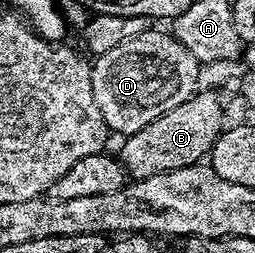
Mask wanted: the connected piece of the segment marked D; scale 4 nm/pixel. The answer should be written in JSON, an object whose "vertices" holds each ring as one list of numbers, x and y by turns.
{"vertices":[[151,31,138,34,107,53,98,55,90,71,92,95,96,95,96,107,100,107,100,115,107,130,114,132,115,129,121,135,129,135,148,127,152,119,160,119,160,115,180,107,199,88,198,70,200,64,193,57,192,51,186,50,169,32]]}

